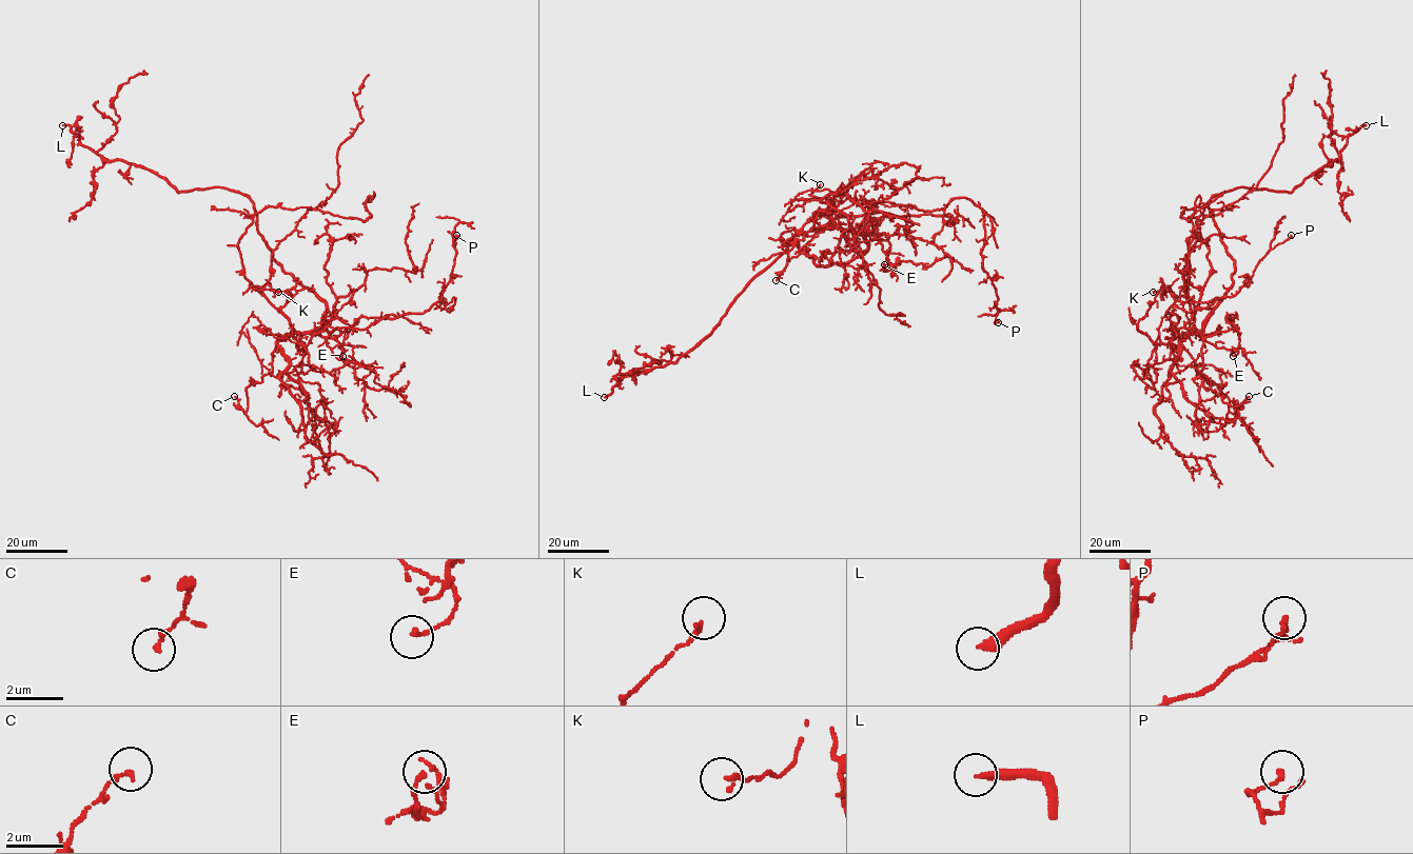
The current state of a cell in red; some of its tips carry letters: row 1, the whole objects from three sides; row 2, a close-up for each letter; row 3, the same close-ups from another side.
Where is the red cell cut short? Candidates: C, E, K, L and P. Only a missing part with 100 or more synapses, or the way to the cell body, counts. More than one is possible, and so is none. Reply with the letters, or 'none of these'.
L

